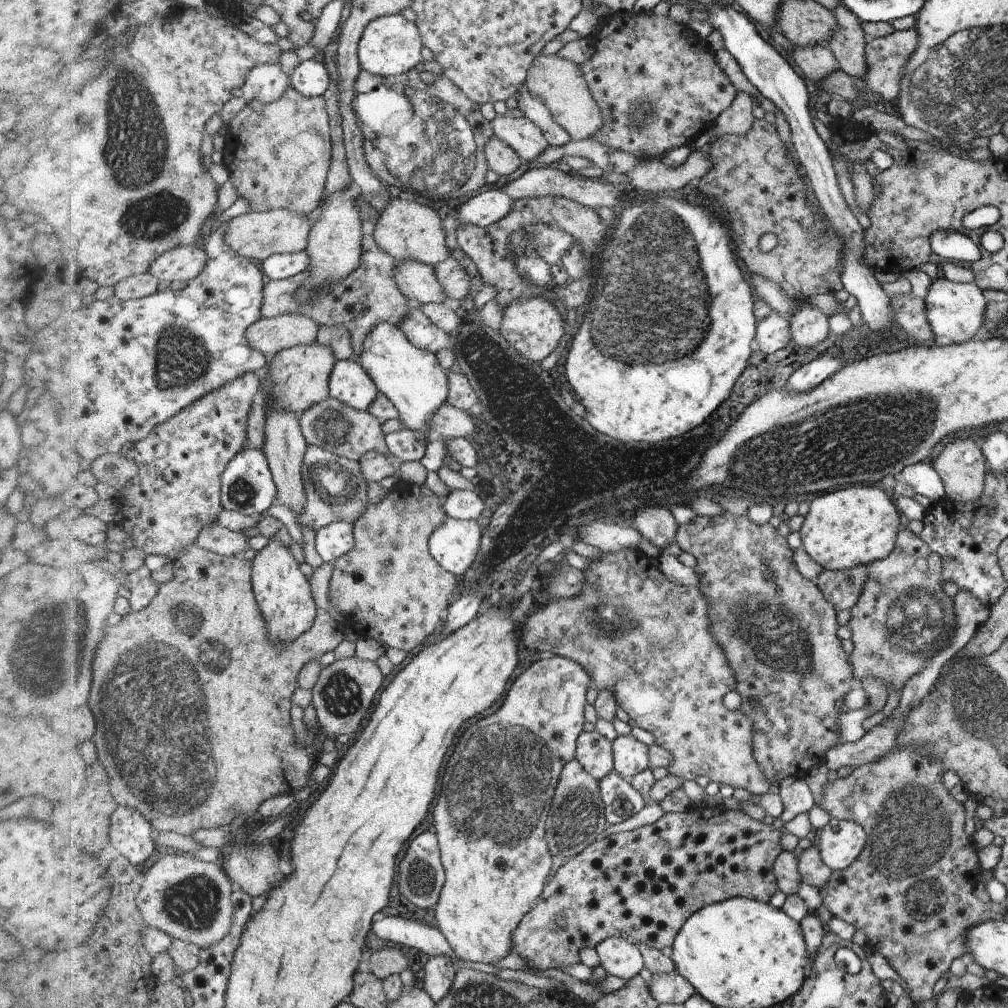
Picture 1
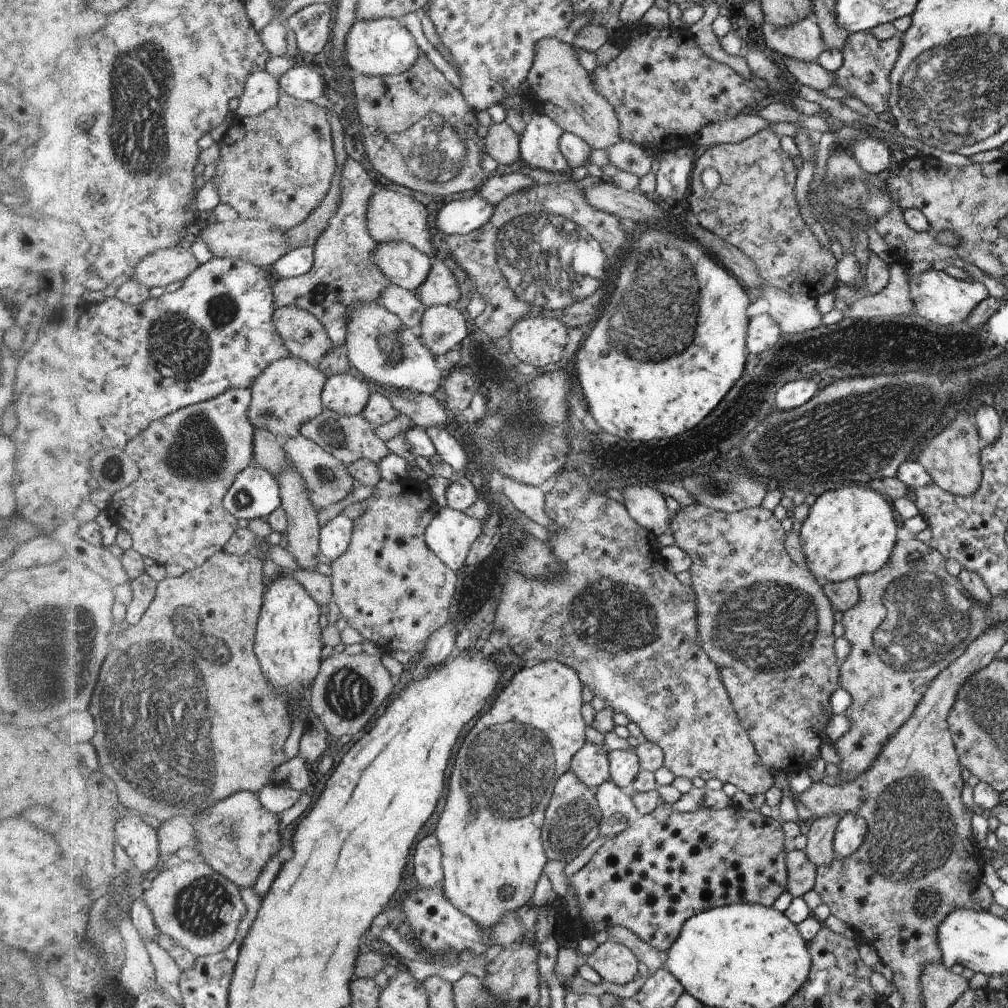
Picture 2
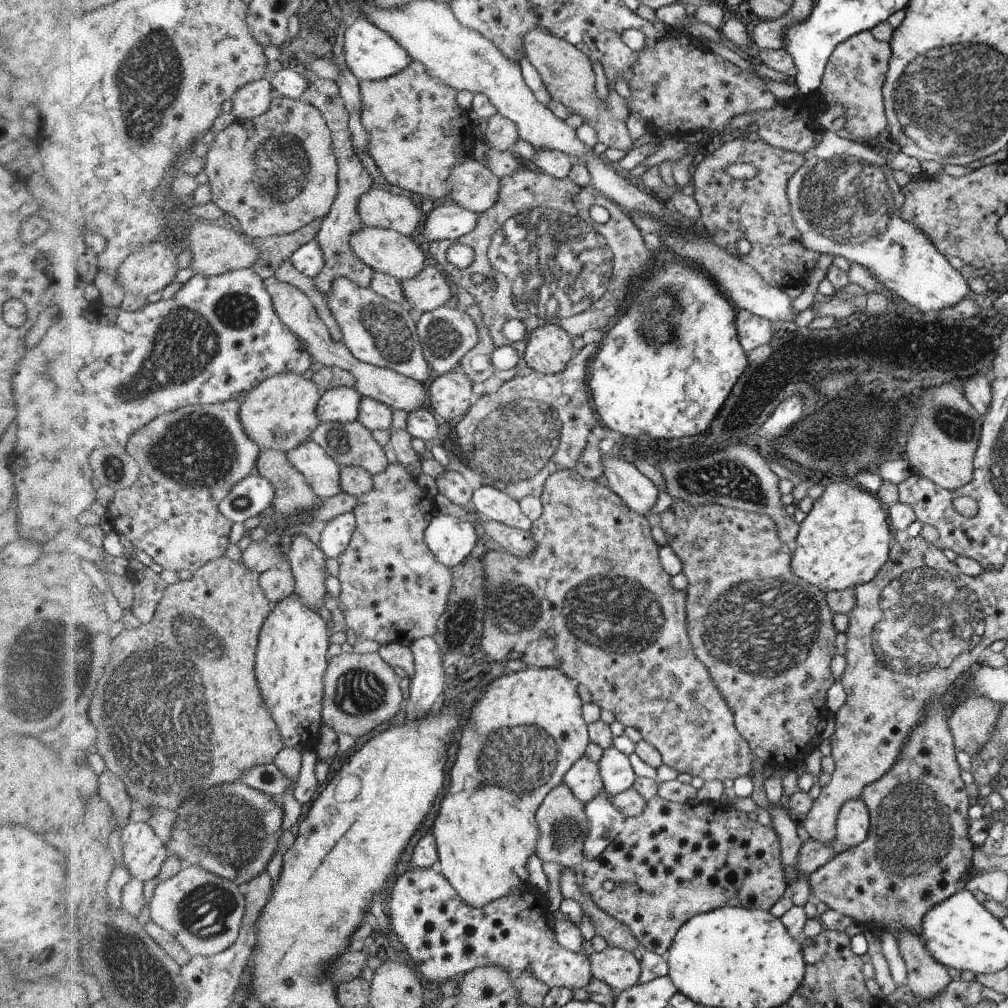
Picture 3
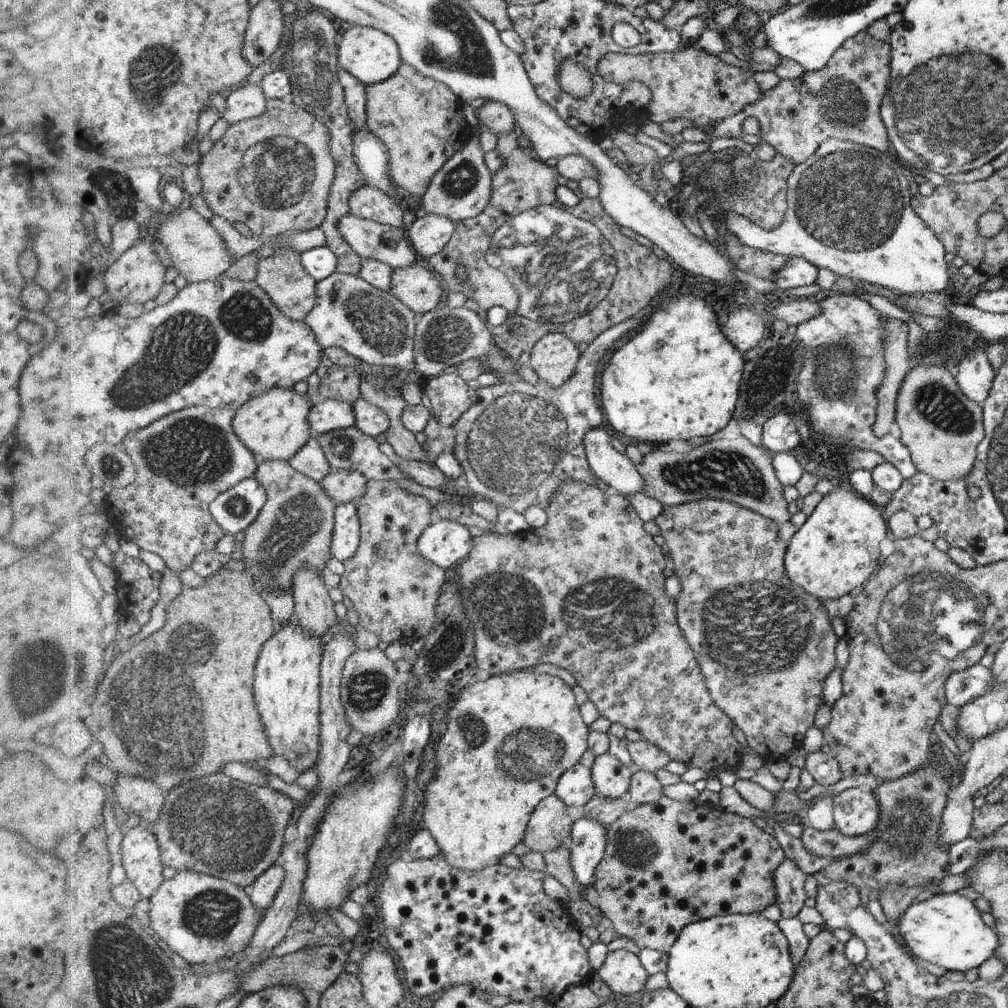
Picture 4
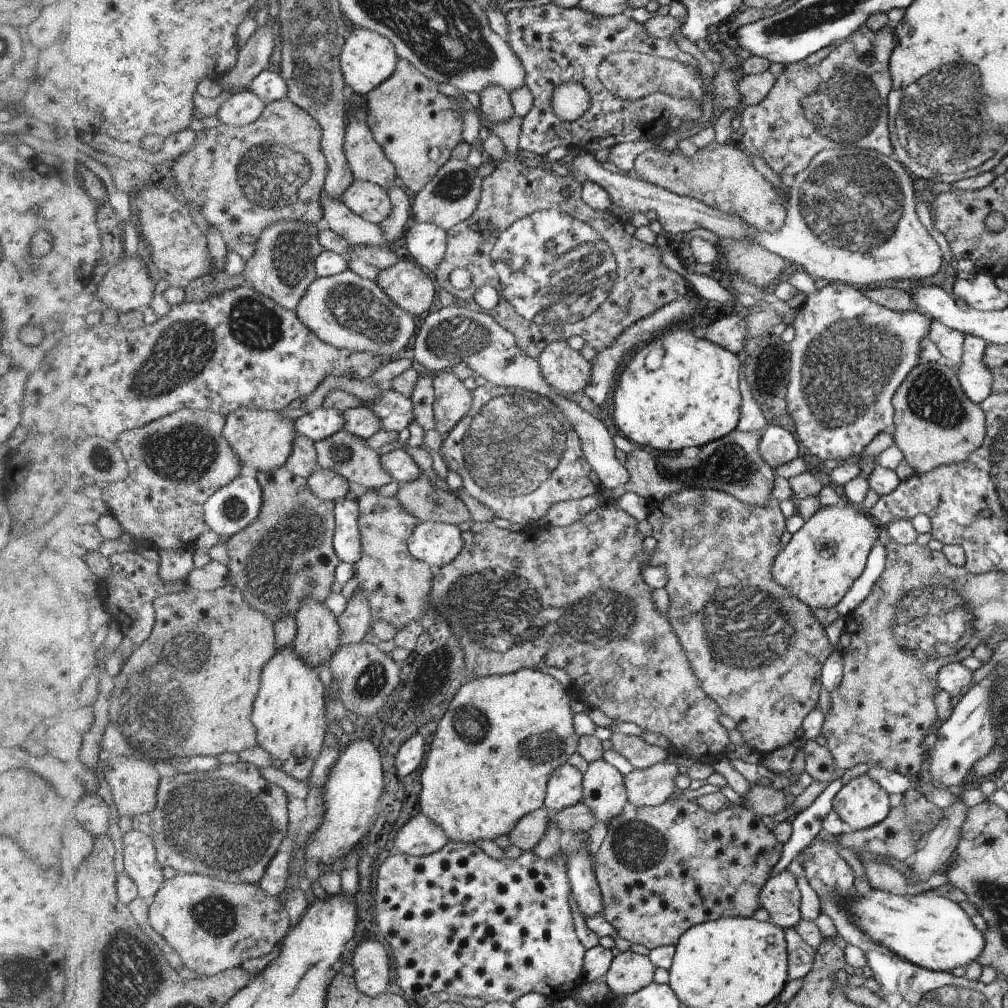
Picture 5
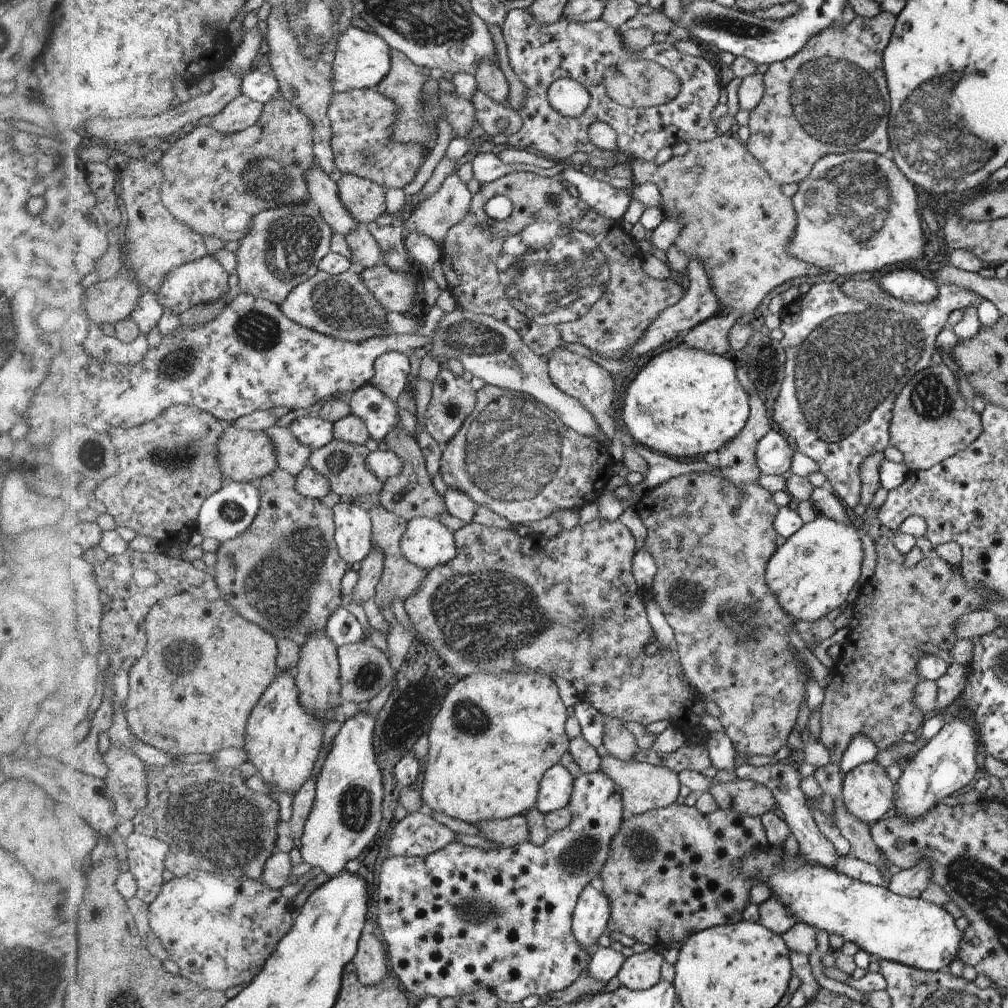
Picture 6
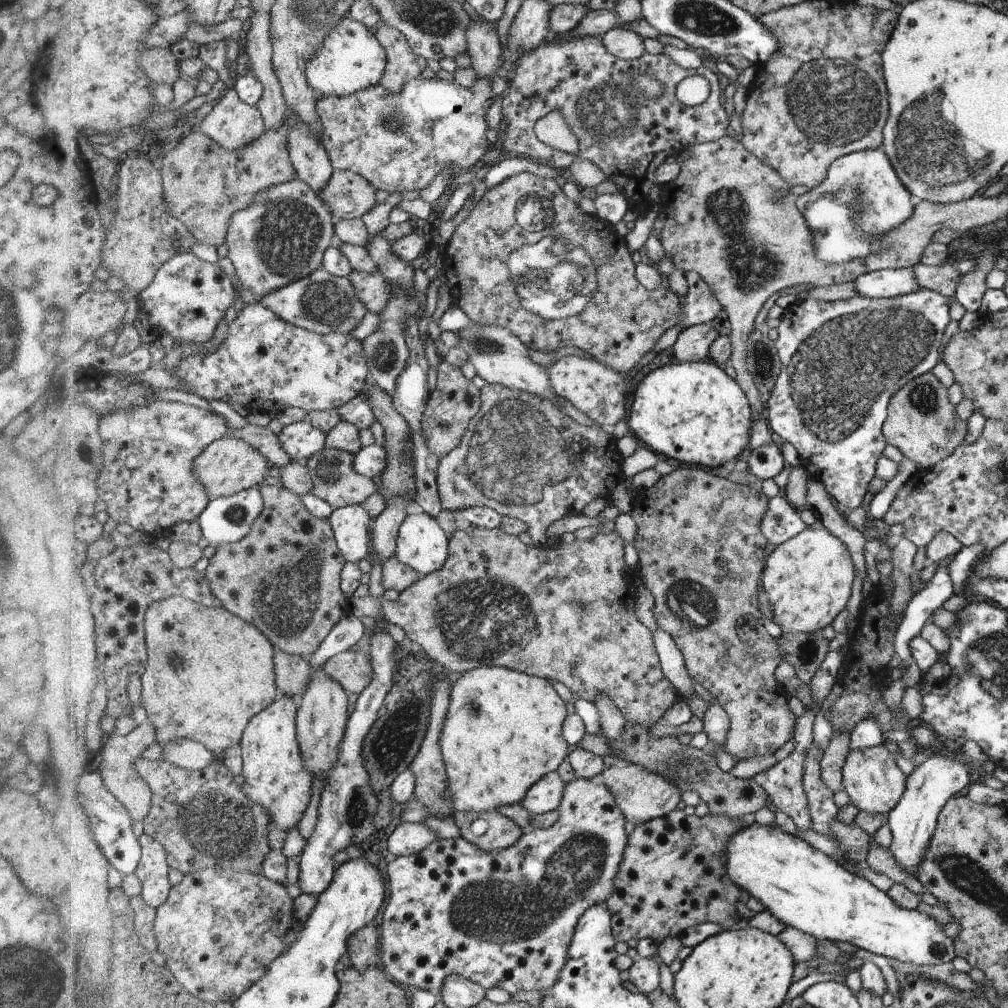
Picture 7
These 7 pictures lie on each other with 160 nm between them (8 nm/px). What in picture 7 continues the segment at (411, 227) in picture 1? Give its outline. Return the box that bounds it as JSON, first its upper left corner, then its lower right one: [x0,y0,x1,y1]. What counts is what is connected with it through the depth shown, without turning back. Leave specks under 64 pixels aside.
[318,169,377,219]

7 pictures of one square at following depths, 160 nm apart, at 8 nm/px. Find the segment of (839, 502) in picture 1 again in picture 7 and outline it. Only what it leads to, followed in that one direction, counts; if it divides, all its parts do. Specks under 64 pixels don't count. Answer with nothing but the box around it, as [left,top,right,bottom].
[762,520,854,634]

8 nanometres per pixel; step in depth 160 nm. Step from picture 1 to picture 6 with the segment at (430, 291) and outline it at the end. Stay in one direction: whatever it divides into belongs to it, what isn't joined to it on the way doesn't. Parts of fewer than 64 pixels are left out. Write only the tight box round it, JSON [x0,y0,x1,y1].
[307,164,358,236]

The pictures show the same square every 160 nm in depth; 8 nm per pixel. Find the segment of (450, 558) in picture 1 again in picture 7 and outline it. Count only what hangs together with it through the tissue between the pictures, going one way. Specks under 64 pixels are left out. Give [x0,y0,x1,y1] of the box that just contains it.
[394,511,449,578]

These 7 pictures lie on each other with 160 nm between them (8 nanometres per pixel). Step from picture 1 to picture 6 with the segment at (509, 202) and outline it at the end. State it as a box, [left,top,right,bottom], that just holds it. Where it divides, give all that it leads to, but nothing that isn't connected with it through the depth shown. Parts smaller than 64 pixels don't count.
[405,233,448,290]

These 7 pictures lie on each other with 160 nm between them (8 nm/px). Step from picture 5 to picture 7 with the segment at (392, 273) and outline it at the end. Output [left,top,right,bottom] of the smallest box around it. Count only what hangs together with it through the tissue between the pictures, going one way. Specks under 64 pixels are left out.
[347,271,391,314]

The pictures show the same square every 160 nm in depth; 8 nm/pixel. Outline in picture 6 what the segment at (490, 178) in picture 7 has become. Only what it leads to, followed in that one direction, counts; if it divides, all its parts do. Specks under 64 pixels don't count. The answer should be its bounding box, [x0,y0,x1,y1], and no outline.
[558,166,633,221]

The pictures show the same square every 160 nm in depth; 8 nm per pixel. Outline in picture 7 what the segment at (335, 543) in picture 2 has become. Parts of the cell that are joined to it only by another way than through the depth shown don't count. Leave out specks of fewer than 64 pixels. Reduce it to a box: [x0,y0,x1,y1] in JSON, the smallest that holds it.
[328,505,370,563]

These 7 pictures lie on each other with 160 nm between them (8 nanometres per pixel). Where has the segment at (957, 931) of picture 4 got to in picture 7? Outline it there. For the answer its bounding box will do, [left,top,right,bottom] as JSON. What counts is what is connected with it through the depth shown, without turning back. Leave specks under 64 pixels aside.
[726,822,956,964]

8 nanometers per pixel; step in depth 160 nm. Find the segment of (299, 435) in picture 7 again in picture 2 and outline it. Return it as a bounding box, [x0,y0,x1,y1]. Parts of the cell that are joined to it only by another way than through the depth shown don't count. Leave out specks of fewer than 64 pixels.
[321,372,372,417]

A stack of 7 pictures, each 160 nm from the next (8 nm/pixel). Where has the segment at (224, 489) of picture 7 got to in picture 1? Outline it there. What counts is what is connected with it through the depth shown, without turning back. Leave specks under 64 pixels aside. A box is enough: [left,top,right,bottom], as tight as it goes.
[262,343,338,415]

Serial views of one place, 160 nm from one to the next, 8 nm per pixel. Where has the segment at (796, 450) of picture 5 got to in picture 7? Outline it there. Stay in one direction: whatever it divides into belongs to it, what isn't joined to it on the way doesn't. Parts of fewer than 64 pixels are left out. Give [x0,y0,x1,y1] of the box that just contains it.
[747,442,788,480]

